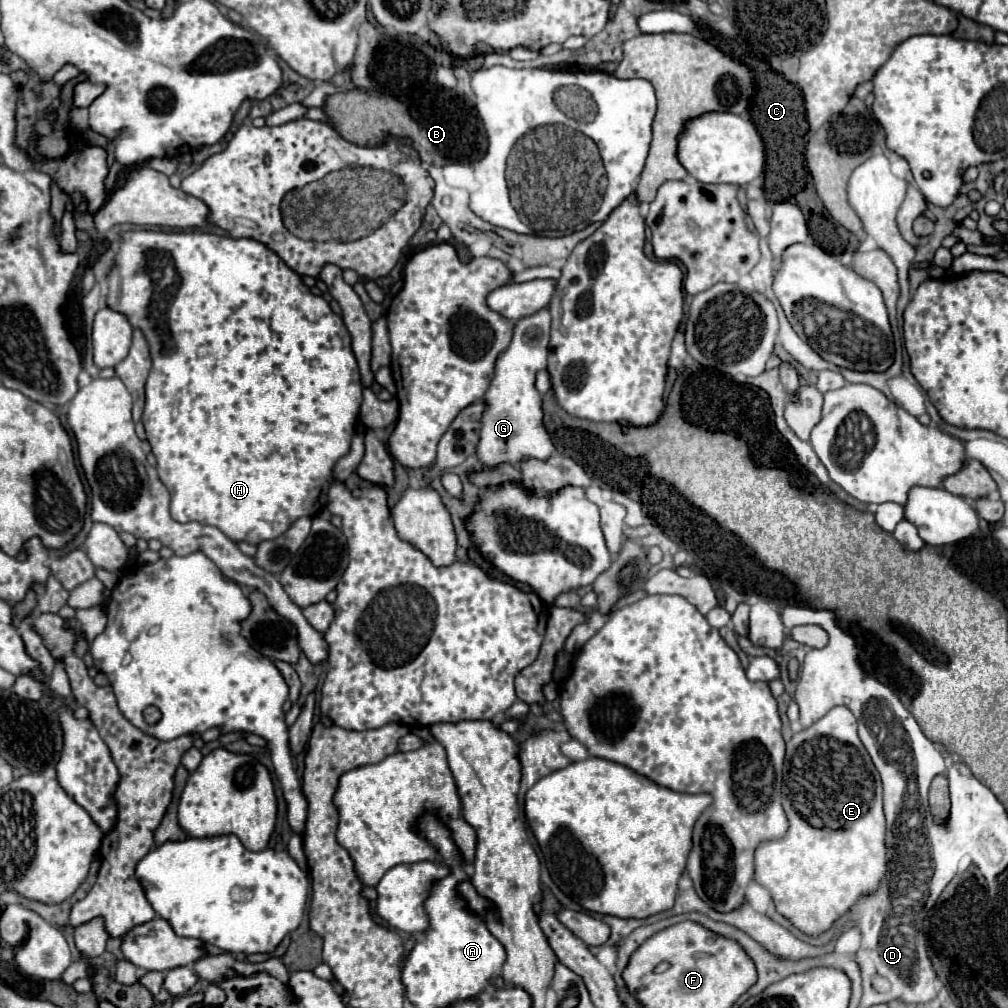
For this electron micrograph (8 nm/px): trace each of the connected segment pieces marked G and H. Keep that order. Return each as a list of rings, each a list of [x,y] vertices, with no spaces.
[[[542,309],[530,317],[522,317],[514,325],[510,347],[498,357],[494,379],[484,395],[490,409],[482,415],[482,435],[476,447],[484,465],[498,465],[502,461],[518,465],[524,457],[548,459],[556,453],[546,429],[542,427],[542,395],[534,387],[534,375],[546,369],[546,349],[550,341],[550,313]]]
[[[198,230],[188,231],[170,231],[170,233],[162,233],[162,231],[128,231],[122,235],[122,245],[120,245],[120,253],[116,257],[116,265],[108,277],[108,297],[106,303],[114,309],[120,311],[122,315],[126,315],[126,319],[130,321],[132,327],[138,327],[148,345],[150,345],[150,353],[152,353],[152,369],[148,375],[148,381],[145,383],[145,404],[144,415],[142,415],[142,423],[144,423],[144,430],[148,443],[152,447],[154,457],[158,457],[158,475],[162,479],[162,483],[168,487],[170,495],[172,495],[172,503],[170,503],[170,513],[176,521],[186,523],[186,521],[198,521],[204,525],[212,525],[218,527],[224,535],[228,535],[232,541],[250,541],[250,543],[258,543],[264,539],[274,539],[278,535],[282,535],[290,523],[294,523],[298,517],[302,515],[312,515],[316,513],[314,507],[322,507],[326,501],[326,487],[330,487],[332,483],[332,467],[334,463],[344,457],[350,451],[350,439],[354,435],[354,425],[358,419],[358,411],[360,411],[360,403],[362,403],[362,385],[360,385],[360,373],[358,373],[358,365],[350,347],[350,333],[346,331],[346,325],[342,321],[342,317],[338,317],[336,313],[332,313],[330,305],[322,299],[310,293],[310,289],[302,283],[300,275],[296,271],[292,271],[290,267],[286,267],[286,263],[282,263],[282,259],[270,251],[266,245],[254,241],[254,239],[232,239],[232,237],[220,237],[220,235],[210,232],[201,232]]]

